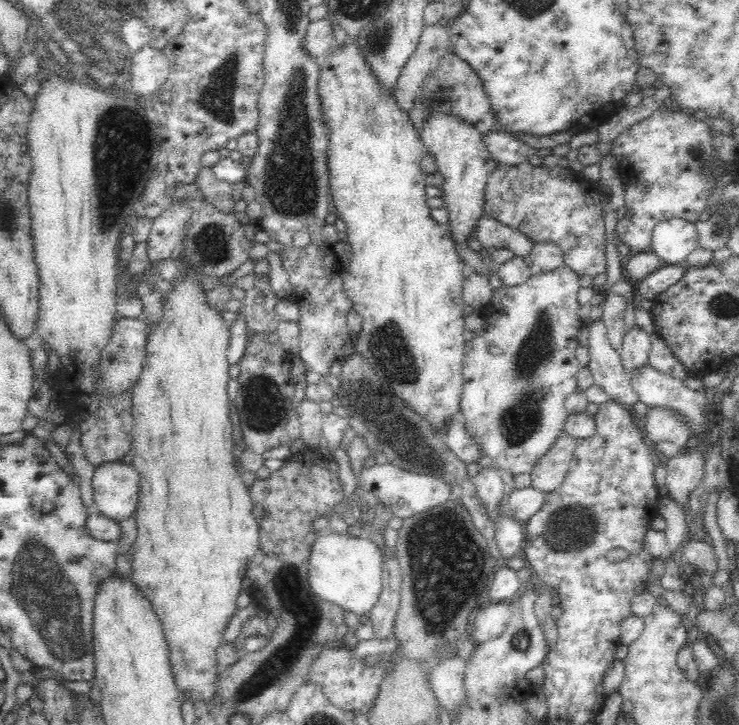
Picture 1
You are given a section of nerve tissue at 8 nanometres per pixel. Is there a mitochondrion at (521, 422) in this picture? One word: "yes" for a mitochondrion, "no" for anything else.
yes

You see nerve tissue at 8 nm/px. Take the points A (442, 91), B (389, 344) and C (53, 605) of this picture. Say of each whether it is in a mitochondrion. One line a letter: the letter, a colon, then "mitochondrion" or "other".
A: mitochondrion
B: mitochondrion
C: mitochondrion

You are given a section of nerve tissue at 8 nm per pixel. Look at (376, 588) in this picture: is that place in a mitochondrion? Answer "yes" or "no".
no

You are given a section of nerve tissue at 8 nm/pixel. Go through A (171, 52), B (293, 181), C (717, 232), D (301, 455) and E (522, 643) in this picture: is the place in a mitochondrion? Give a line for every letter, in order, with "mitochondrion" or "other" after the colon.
A: other
B: mitochondrion
C: mitochondrion
D: other
E: mitochondrion

